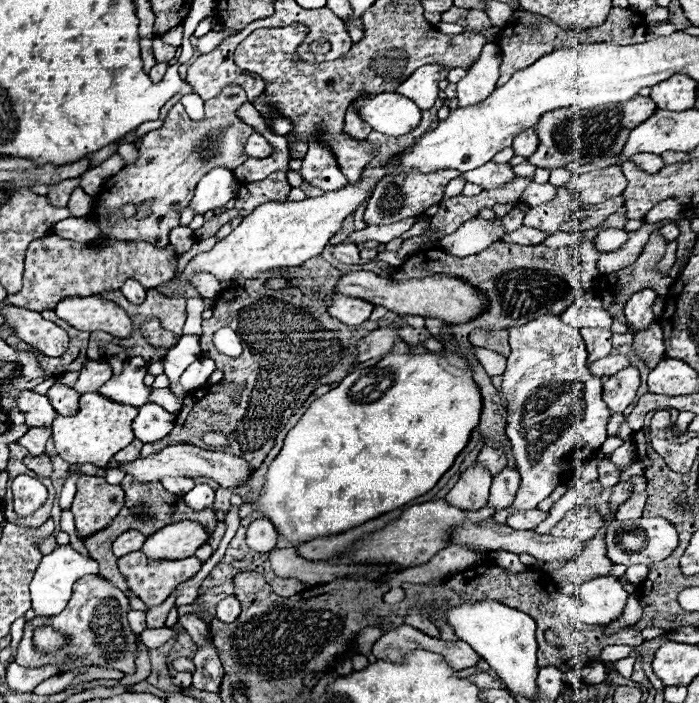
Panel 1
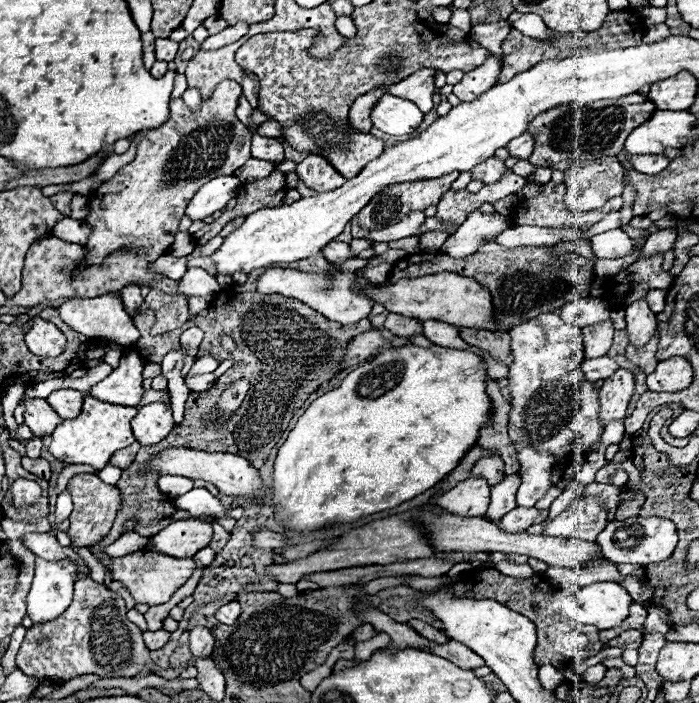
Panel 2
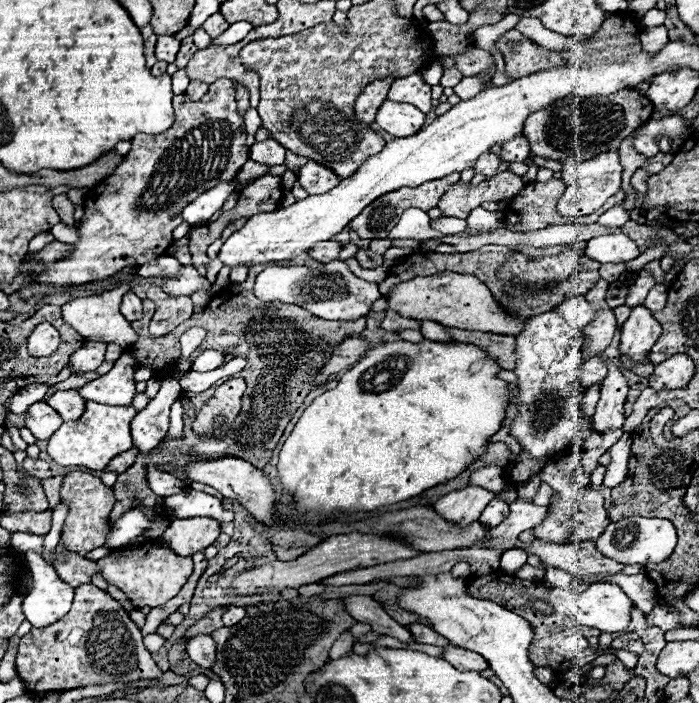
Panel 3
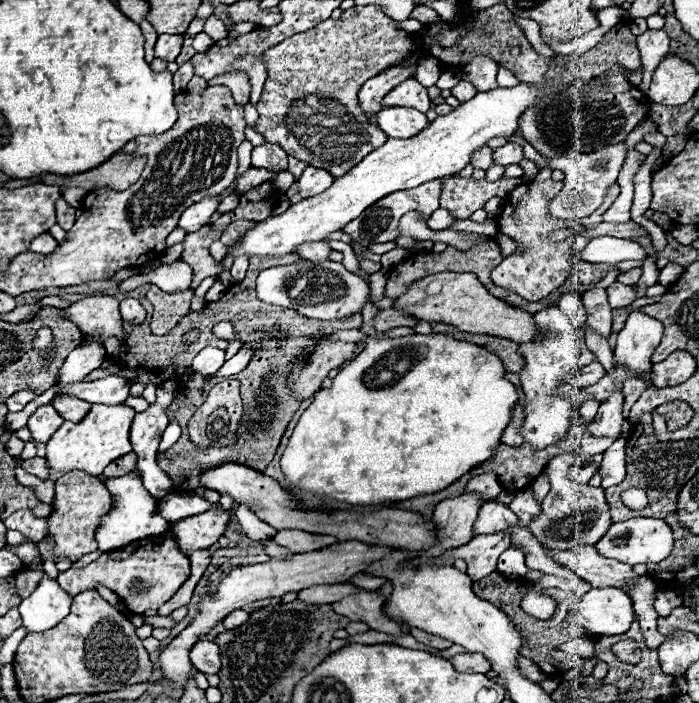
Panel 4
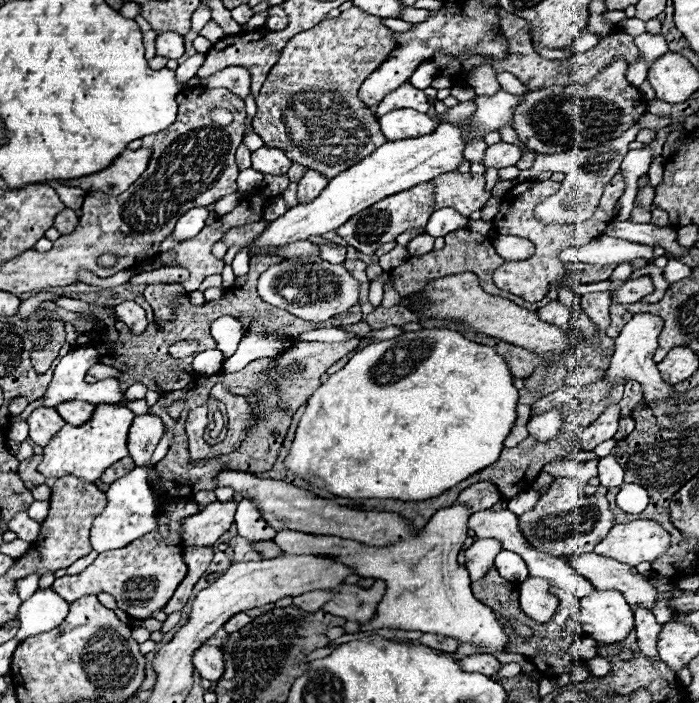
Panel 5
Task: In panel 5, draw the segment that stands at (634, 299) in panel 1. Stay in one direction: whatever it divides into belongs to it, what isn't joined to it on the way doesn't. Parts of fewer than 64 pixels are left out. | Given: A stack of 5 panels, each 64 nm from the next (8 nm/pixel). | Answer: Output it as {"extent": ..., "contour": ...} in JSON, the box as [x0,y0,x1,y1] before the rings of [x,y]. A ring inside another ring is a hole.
{"extent":[606,314,670,400],"contour":[[[634,314],[632,320],[622,328],[620,336],[616,338],[614,342],[614,354],[610,358],[610,368],[606,372],[606,376],[612,380],[612,382],[618,382],[618,380],[638,380],[642,384],[642,390],[644,390],[644,396],[646,400],[662,400],[670,394],[670,388],[668,384],[662,382],[660,378],[660,372],[656,368],[656,362],[652,360],[656,348],[658,348],[658,336],[662,332],[662,320],[660,316],[654,316],[654,314]]]}

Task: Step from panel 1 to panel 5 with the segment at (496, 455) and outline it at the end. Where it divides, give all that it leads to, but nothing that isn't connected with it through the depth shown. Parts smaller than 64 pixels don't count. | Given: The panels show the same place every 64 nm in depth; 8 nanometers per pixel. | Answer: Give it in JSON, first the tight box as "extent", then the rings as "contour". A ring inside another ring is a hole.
{"extent":[456,482,500,512],"contour":[[[476,482],[472,486],[468,486],[456,502],[462,502],[462,504],[468,504],[472,508],[472,512],[478,512],[478,510],[484,510],[484,508],[490,508],[494,506],[496,502],[500,502],[500,492],[498,488],[492,484],[492,482]]]}

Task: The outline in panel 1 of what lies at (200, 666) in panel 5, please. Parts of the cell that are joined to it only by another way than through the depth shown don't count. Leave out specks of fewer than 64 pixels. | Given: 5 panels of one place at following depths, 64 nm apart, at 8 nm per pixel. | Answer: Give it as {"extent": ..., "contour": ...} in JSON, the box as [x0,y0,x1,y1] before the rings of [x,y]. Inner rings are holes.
{"extent":[178,614,208,646],"contour":[[[182,614],[178,618],[178,624],[182,624],[182,628],[192,636],[192,640],[196,642],[196,646],[202,646],[206,642],[208,630],[206,630],[206,624],[198,616],[194,616],[194,614]]]}

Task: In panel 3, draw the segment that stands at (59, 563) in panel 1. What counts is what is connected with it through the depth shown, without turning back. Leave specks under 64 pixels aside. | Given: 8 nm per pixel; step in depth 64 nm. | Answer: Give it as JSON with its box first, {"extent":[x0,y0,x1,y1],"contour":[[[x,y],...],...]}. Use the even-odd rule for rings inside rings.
{"extent":[22,550,74,628],"contour":[[[28,550],[24,554],[24,560],[32,570],[34,582],[32,590],[22,602],[22,610],[34,628],[46,628],[68,612],[72,606],[74,590],[58,576],[56,568],[46,564],[44,558],[36,552]]]}

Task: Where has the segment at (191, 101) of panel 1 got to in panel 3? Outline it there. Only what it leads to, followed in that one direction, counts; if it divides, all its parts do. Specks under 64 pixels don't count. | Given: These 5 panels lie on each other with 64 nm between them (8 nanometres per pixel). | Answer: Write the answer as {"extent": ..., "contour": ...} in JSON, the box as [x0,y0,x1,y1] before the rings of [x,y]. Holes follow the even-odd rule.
{"extent":[185,80,208,101],"contour":[[[194,80],[188,85],[185,94],[193,101],[197,101],[207,92],[208,85],[199,80]]]}

